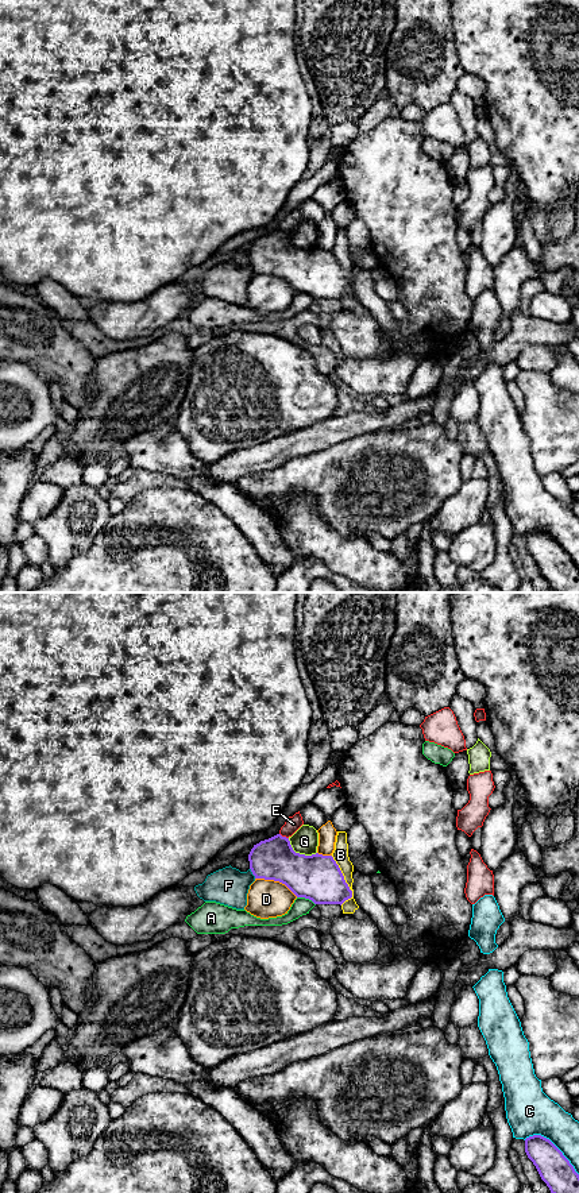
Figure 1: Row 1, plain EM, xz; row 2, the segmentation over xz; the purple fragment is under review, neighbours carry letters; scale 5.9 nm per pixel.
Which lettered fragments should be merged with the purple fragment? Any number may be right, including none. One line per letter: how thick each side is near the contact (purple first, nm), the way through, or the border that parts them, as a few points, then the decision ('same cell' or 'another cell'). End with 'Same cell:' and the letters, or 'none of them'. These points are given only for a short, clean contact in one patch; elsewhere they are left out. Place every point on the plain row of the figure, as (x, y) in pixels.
A: 280/110 nm | along xz (297, 292), (304, 292), (315, 300) | another cell
B: 280/100 nm | another cell
C: 190/280 nm | another cell
D: 280/220 nm | another cell
E: 260/90 nm | along xz (280, 228), (288, 234) | another cell
F: 260/220 nm | along xz (250, 263), (255, 273) | another cell
G: 280/160 nm | another cell
Same cell: none of them

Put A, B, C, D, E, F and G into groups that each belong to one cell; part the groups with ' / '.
A / B / C / D / E / F / G

